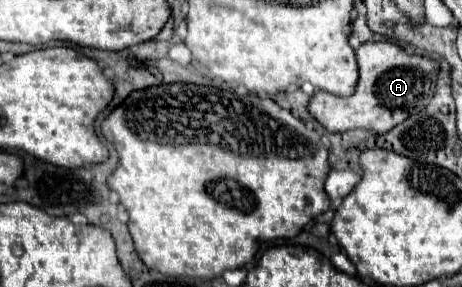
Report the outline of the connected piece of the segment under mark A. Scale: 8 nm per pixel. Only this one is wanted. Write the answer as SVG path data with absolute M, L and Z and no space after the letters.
M365 42L357 50L359 60L359 84L353 96L339 98L329 92L315 92L309 104L309 112L329 132L347 132L365 128L375 134L391 130L401 124L409 114L419 112L433 96L437 82L437 60L429 56L407 54L393 42Z

